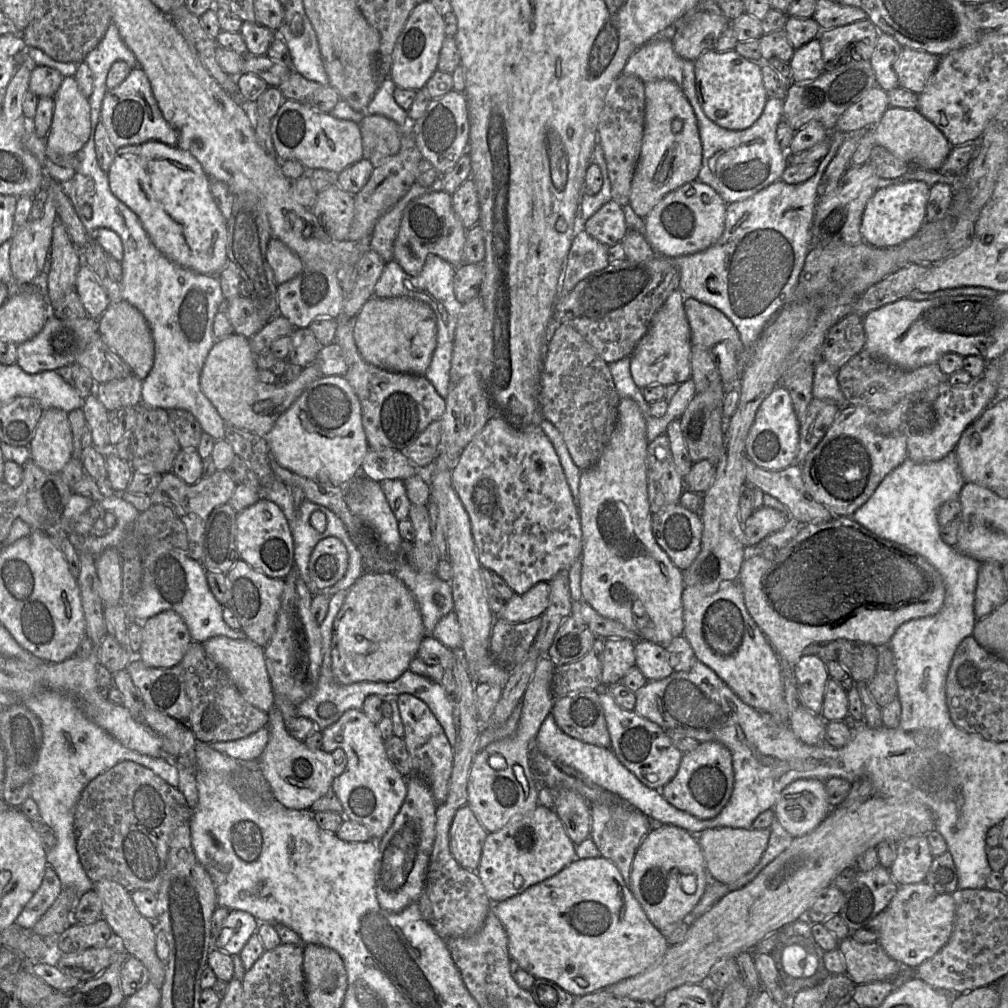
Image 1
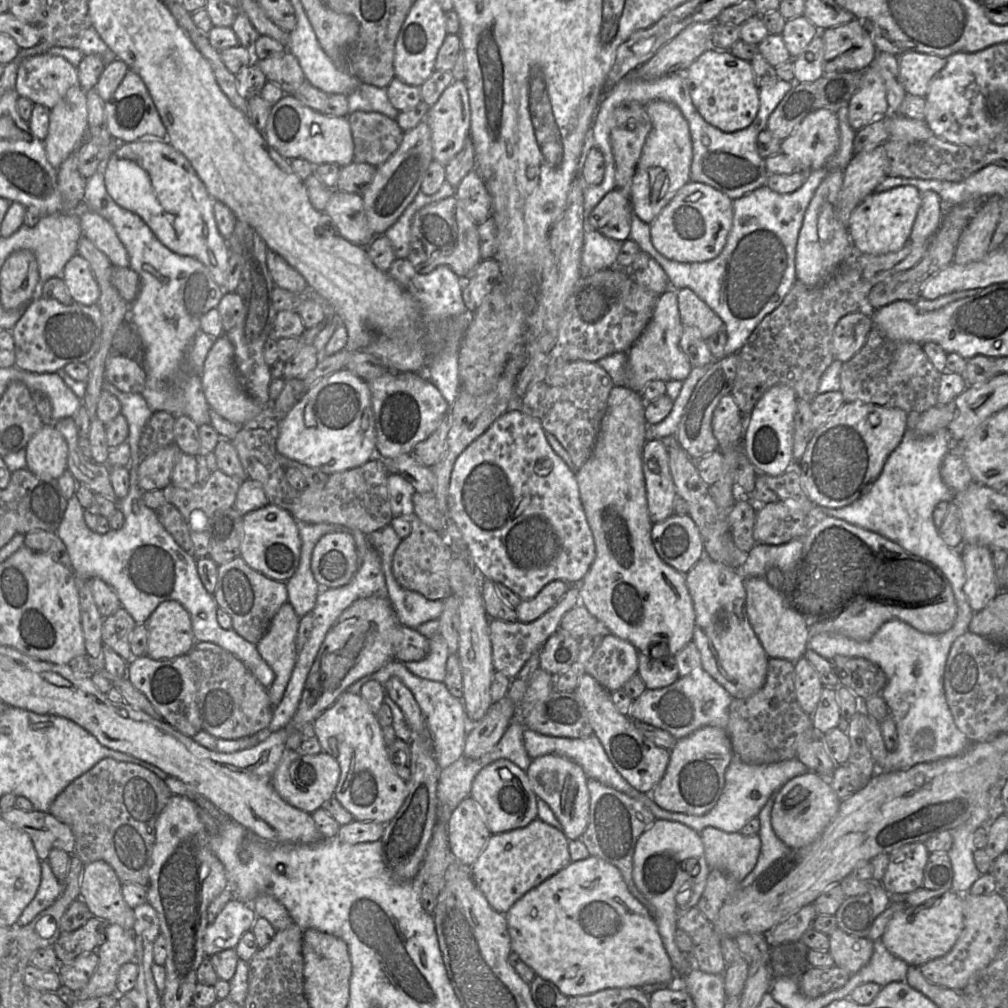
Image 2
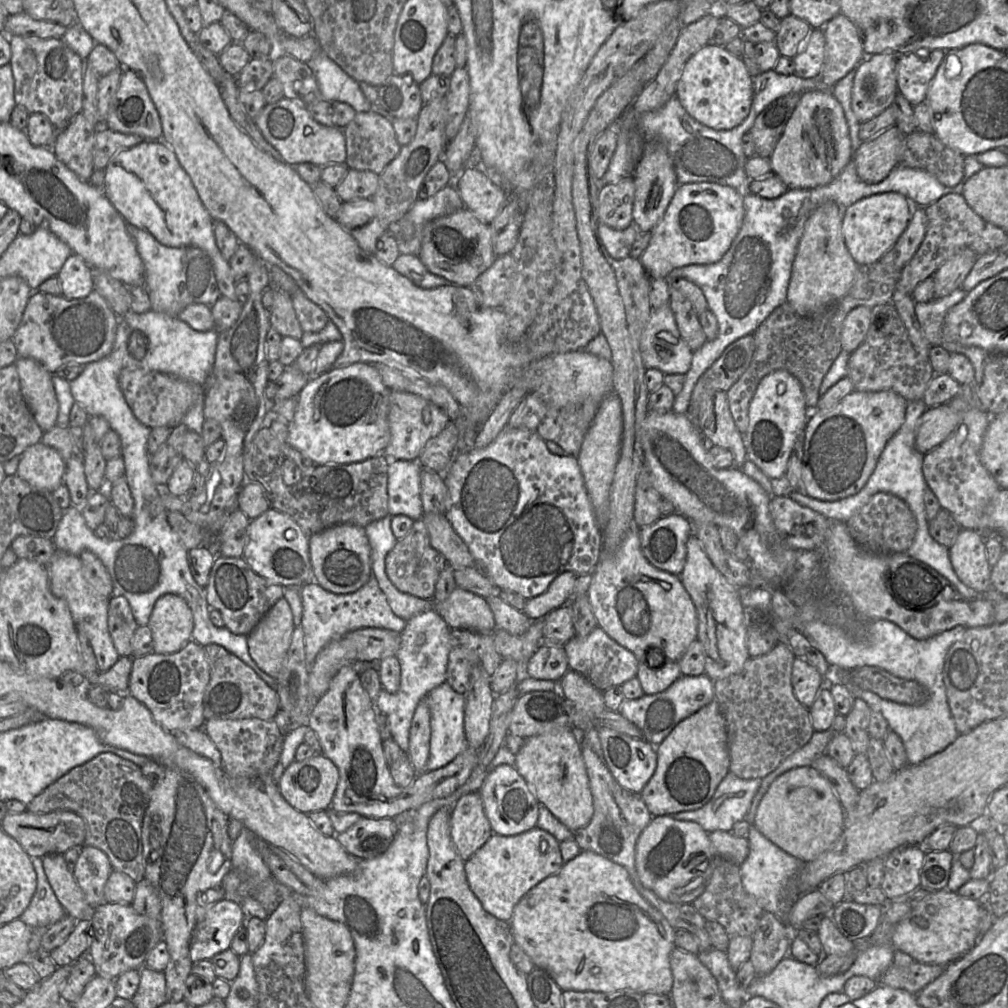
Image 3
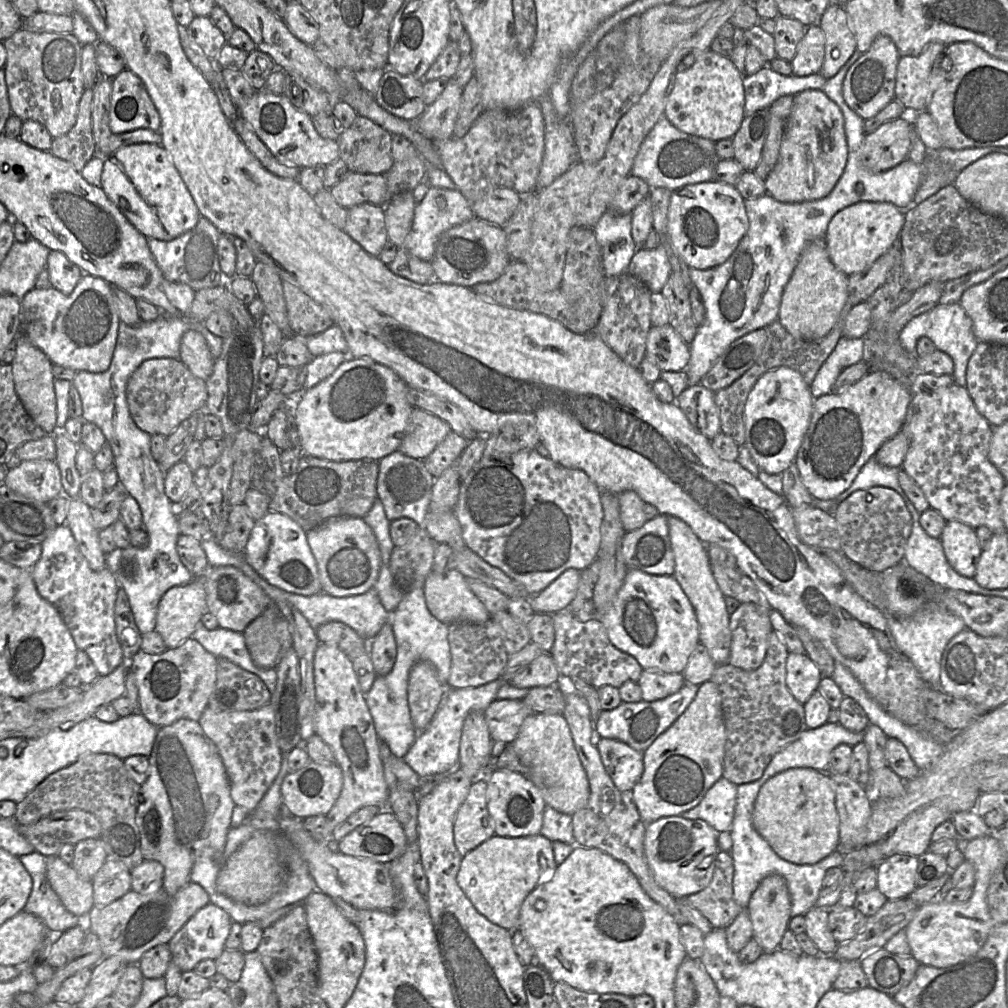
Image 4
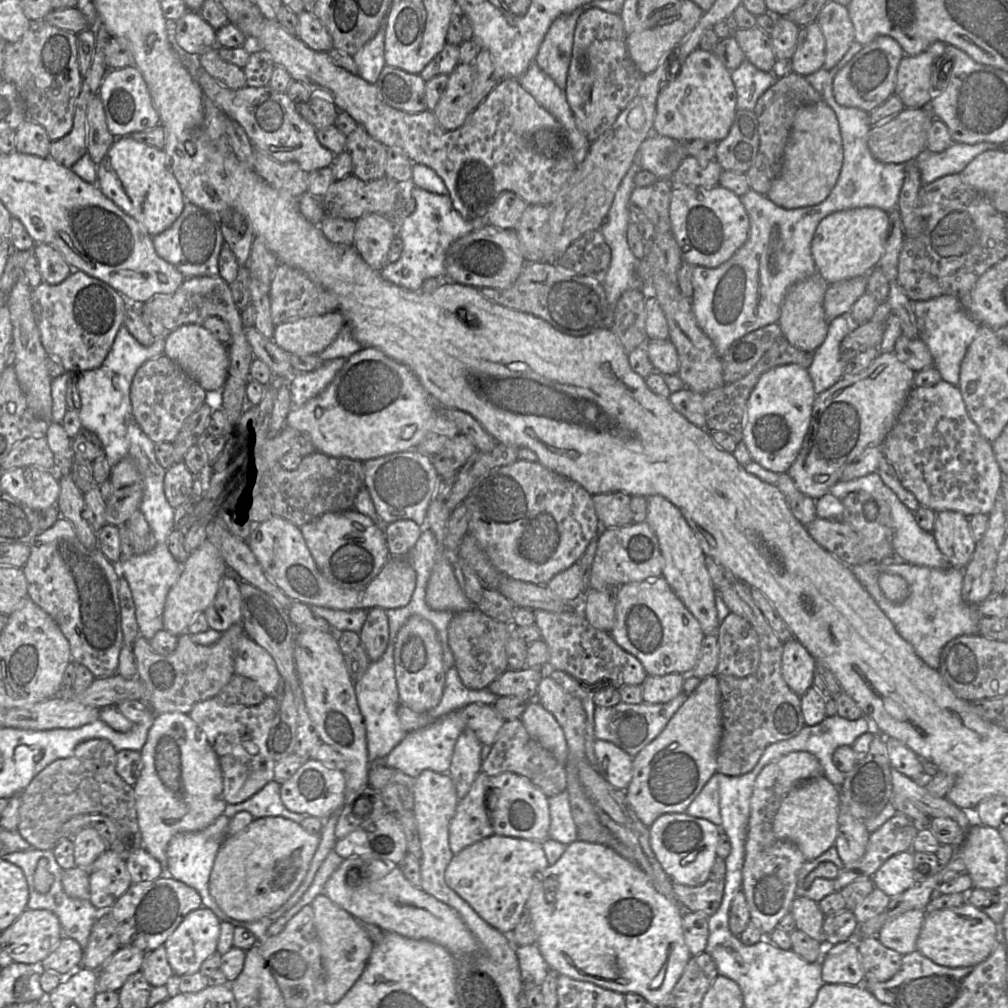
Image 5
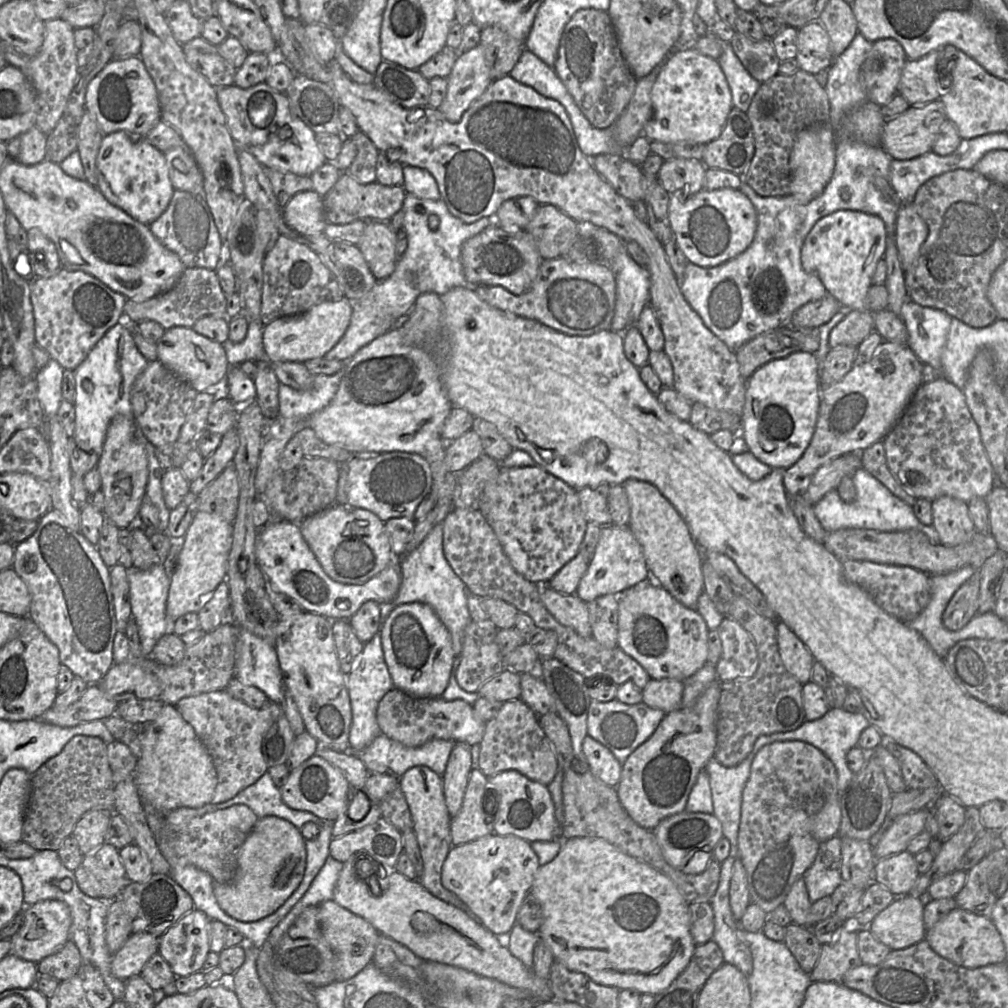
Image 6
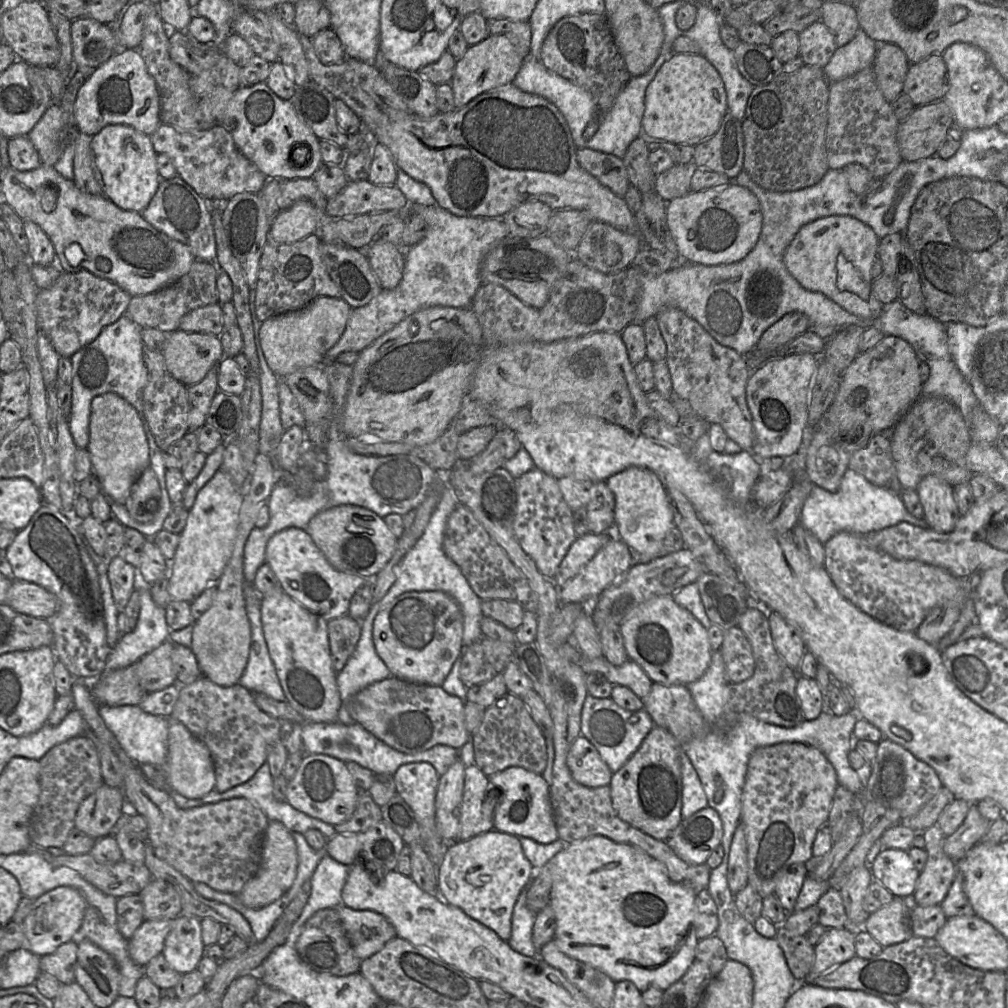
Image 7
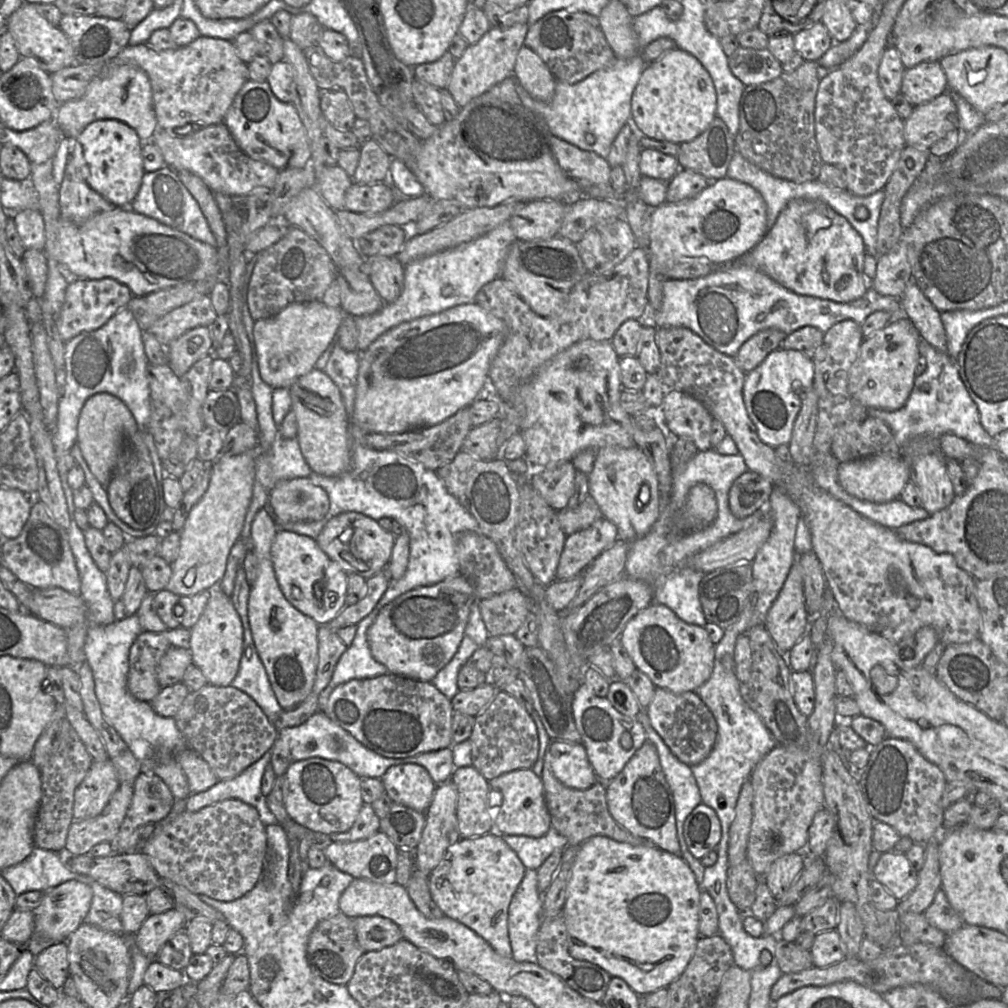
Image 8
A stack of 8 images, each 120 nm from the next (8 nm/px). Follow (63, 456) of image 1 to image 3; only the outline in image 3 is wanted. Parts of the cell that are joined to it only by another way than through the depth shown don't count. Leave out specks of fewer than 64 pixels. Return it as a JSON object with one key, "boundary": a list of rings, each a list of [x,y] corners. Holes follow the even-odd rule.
{"boundary":[[[40,441],[22,454],[16,475],[34,487],[53,492],[63,483],[65,470],[66,461],[59,452]]]}

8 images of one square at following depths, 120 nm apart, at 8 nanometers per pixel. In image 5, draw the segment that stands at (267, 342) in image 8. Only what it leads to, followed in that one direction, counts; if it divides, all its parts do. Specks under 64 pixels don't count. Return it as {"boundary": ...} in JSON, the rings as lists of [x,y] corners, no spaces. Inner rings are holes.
{"boundary":[[[337,310],[275,326],[272,340],[284,351],[296,355],[318,355],[336,338],[346,324]]]}

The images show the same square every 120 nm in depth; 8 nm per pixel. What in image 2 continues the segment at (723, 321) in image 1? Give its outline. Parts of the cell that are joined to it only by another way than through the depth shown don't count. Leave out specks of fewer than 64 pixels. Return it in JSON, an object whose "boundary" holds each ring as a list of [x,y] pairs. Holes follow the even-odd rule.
{"boundary":[[[682,288],[676,291],[683,326],[697,328],[705,340],[717,332],[725,332],[722,319],[691,289]]]}

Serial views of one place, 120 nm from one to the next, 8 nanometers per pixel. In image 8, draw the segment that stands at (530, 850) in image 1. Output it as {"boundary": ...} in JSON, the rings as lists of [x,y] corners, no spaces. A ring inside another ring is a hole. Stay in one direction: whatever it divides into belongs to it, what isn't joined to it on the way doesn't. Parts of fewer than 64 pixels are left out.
{"boundary":[[[497,832],[475,838],[460,838],[430,873],[430,894],[445,916],[473,930],[499,955],[512,958],[508,908],[525,870],[517,854],[504,841],[503,835]]]}

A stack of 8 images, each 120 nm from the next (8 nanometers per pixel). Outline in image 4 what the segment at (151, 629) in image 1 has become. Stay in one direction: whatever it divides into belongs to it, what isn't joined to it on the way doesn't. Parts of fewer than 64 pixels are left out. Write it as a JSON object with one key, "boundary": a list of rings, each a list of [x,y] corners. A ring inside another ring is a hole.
{"boundary":[[[205,575],[194,576],[189,583],[173,586],[161,597],[157,607],[155,630],[162,636],[167,649],[176,648],[192,636],[196,624],[205,612],[208,612]]]}

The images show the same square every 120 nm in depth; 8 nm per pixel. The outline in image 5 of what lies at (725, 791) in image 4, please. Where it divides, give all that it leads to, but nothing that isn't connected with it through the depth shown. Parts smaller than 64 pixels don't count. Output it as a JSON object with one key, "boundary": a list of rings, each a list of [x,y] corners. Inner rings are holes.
{"boundary":[[[715,773],[686,810],[689,816],[706,819],[720,828],[719,775]]]}

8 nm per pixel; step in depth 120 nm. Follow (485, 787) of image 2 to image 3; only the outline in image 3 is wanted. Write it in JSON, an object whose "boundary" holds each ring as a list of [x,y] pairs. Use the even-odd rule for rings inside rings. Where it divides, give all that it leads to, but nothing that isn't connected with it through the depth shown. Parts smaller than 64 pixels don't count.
{"boundary":[[[507,764],[497,766],[485,778],[478,792],[494,834],[512,836],[536,826],[540,804],[514,766]]]}

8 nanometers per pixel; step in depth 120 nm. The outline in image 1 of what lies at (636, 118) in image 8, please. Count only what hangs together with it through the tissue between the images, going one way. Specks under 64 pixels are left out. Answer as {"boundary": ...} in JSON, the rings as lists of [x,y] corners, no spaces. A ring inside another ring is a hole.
{"boundary":[[[736,50],[703,53],[695,61],[695,84],[699,103],[705,115],[722,128],[744,130],[761,116],[768,96],[763,85],[761,64],[751,61]]]}

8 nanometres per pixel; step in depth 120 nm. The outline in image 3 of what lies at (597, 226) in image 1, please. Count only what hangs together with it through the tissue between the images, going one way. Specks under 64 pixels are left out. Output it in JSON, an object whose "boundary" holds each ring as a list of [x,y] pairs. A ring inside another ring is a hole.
{"boundary":[[[633,177],[604,185],[598,195],[598,223],[616,230],[624,230],[634,224],[634,196]]]}

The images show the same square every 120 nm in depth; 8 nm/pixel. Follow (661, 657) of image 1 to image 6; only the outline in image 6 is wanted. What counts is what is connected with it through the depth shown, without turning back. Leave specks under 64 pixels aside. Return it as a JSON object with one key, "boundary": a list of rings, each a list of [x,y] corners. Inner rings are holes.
{"boundary":[[[650,679],[642,689],[642,703],[666,714],[680,709],[683,696],[683,681],[676,679]]]}

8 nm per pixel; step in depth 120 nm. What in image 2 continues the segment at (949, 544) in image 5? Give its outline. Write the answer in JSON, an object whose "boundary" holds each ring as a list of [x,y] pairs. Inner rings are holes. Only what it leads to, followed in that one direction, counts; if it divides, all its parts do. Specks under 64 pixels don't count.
{"boundary":[[[966,544],[959,548],[965,568],[965,594],[974,613],[983,610],[999,593],[991,550],[983,545]]]}

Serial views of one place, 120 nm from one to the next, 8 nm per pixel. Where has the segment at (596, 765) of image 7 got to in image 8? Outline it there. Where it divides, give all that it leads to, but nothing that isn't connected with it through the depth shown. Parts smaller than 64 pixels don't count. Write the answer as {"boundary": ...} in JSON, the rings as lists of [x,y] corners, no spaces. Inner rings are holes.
{"boundary":[[[551,741],[546,751],[550,754],[550,765],[554,776],[566,787],[584,790],[592,787],[599,781],[588,760],[586,749],[582,743]]]}

